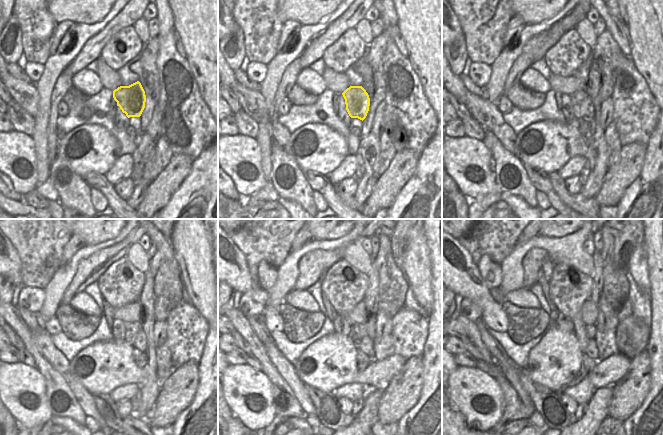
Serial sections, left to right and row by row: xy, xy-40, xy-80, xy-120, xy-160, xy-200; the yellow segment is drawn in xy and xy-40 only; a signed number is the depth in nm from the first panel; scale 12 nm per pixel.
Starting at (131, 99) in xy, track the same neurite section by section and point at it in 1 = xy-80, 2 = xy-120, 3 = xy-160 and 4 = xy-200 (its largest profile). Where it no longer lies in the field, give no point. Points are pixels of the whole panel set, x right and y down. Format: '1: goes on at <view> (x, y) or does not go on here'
1: goes on at xy-80 (583, 109)
2: goes on at xy-120 (135, 336)
3: goes on at xy-160 (357, 333)
4: goes on at xy-200 (591, 350)

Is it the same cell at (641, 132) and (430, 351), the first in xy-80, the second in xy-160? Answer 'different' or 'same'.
different

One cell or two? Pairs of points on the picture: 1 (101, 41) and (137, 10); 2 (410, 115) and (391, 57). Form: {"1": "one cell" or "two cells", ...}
{"1": "one cell", "2": "one cell"}

